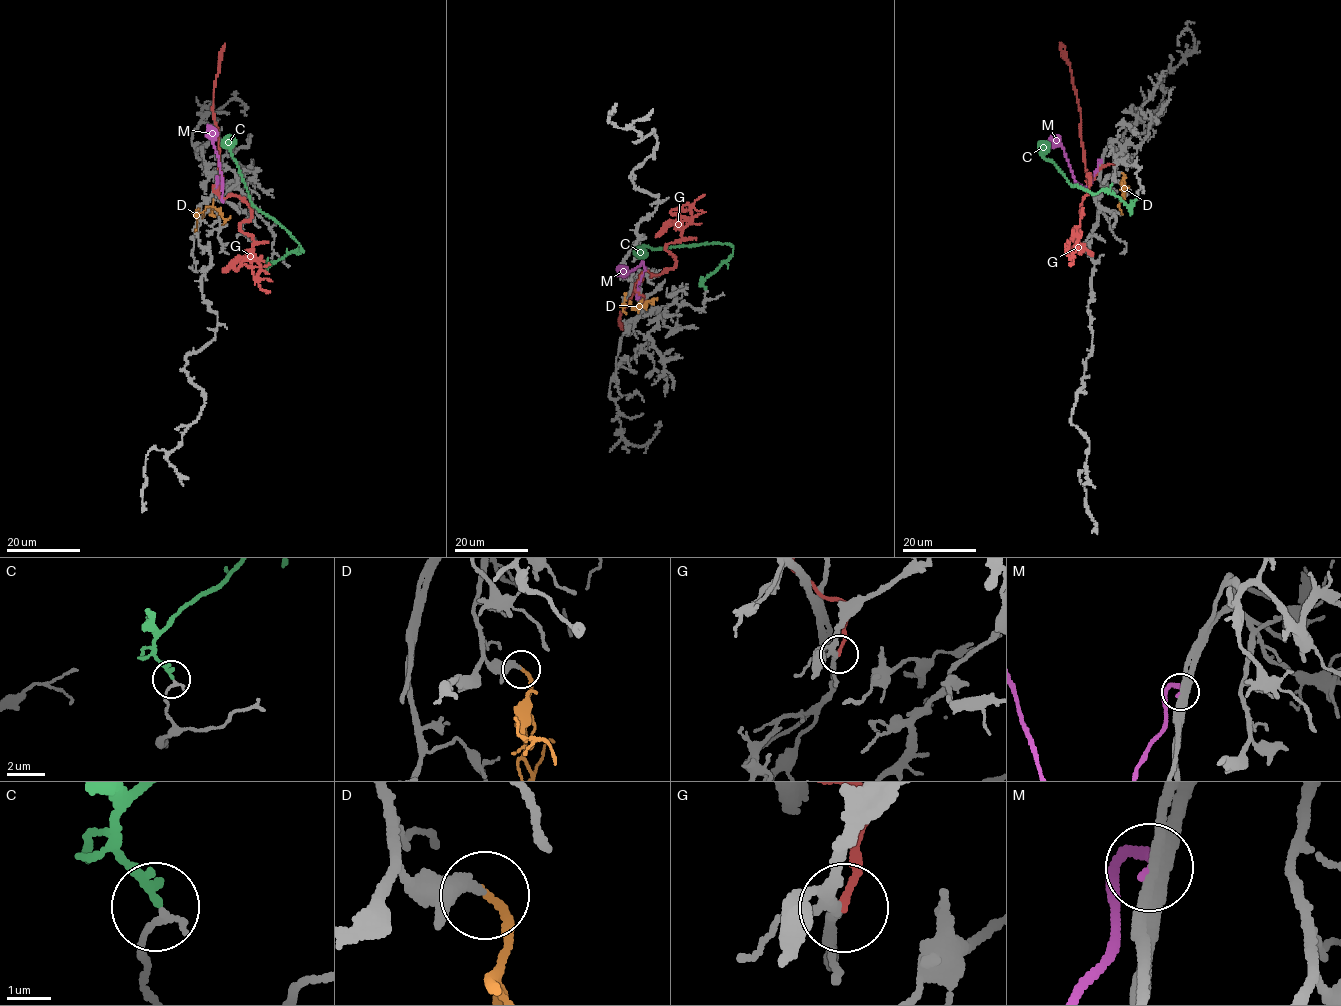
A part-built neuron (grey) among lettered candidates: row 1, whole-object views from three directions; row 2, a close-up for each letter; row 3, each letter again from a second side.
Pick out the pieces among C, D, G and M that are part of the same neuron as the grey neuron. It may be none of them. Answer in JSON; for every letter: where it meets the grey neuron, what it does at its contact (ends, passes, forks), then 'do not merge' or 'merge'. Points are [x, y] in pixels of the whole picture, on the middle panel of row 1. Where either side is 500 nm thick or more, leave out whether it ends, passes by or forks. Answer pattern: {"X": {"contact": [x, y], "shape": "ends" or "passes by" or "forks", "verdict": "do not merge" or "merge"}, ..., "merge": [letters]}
{"C": {"contact": [706, 289], "shape": "ends", "verdict": "do not merge"}, "D": {"contact": [637, 311], "shape": "ends", "verdict": "merge"}, "G": {"contact": [643, 306], "shape": "ends", "verdict": "do not merge"}, "M": {"contact": [639, 297], "shape": "ends", "verdict": "do not merge"}, "merge": ["D"]}

